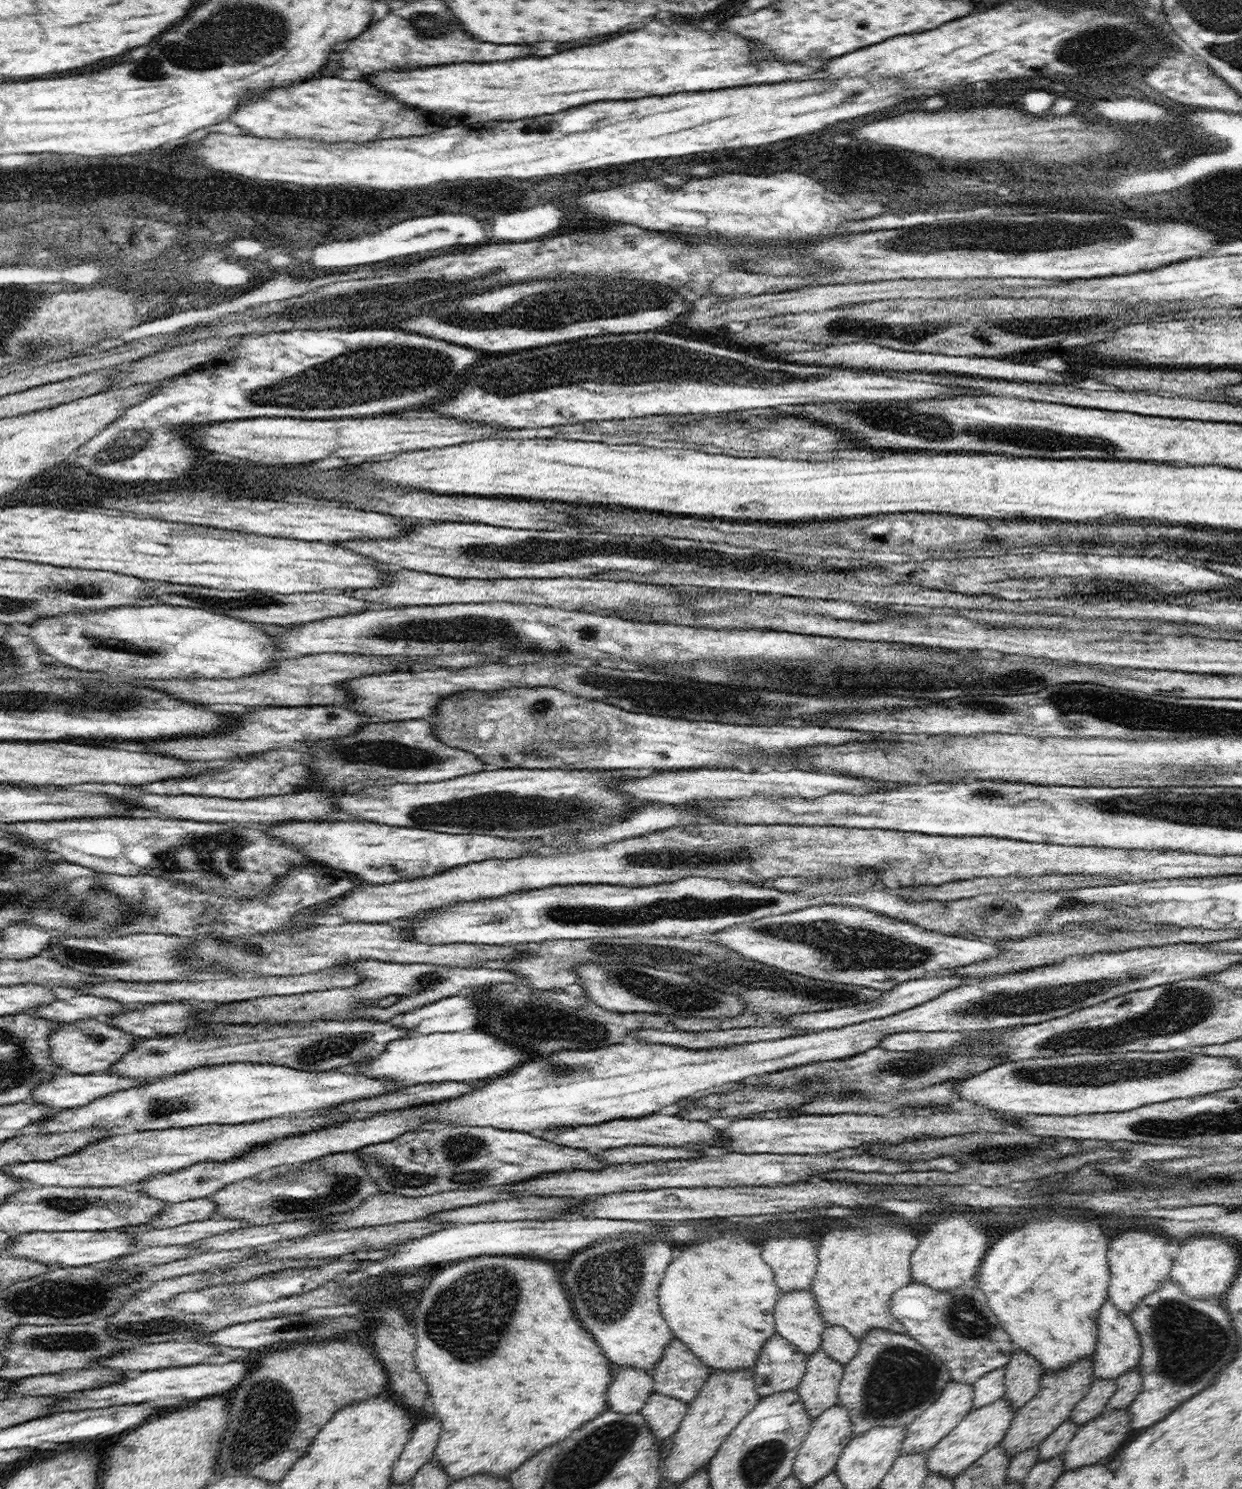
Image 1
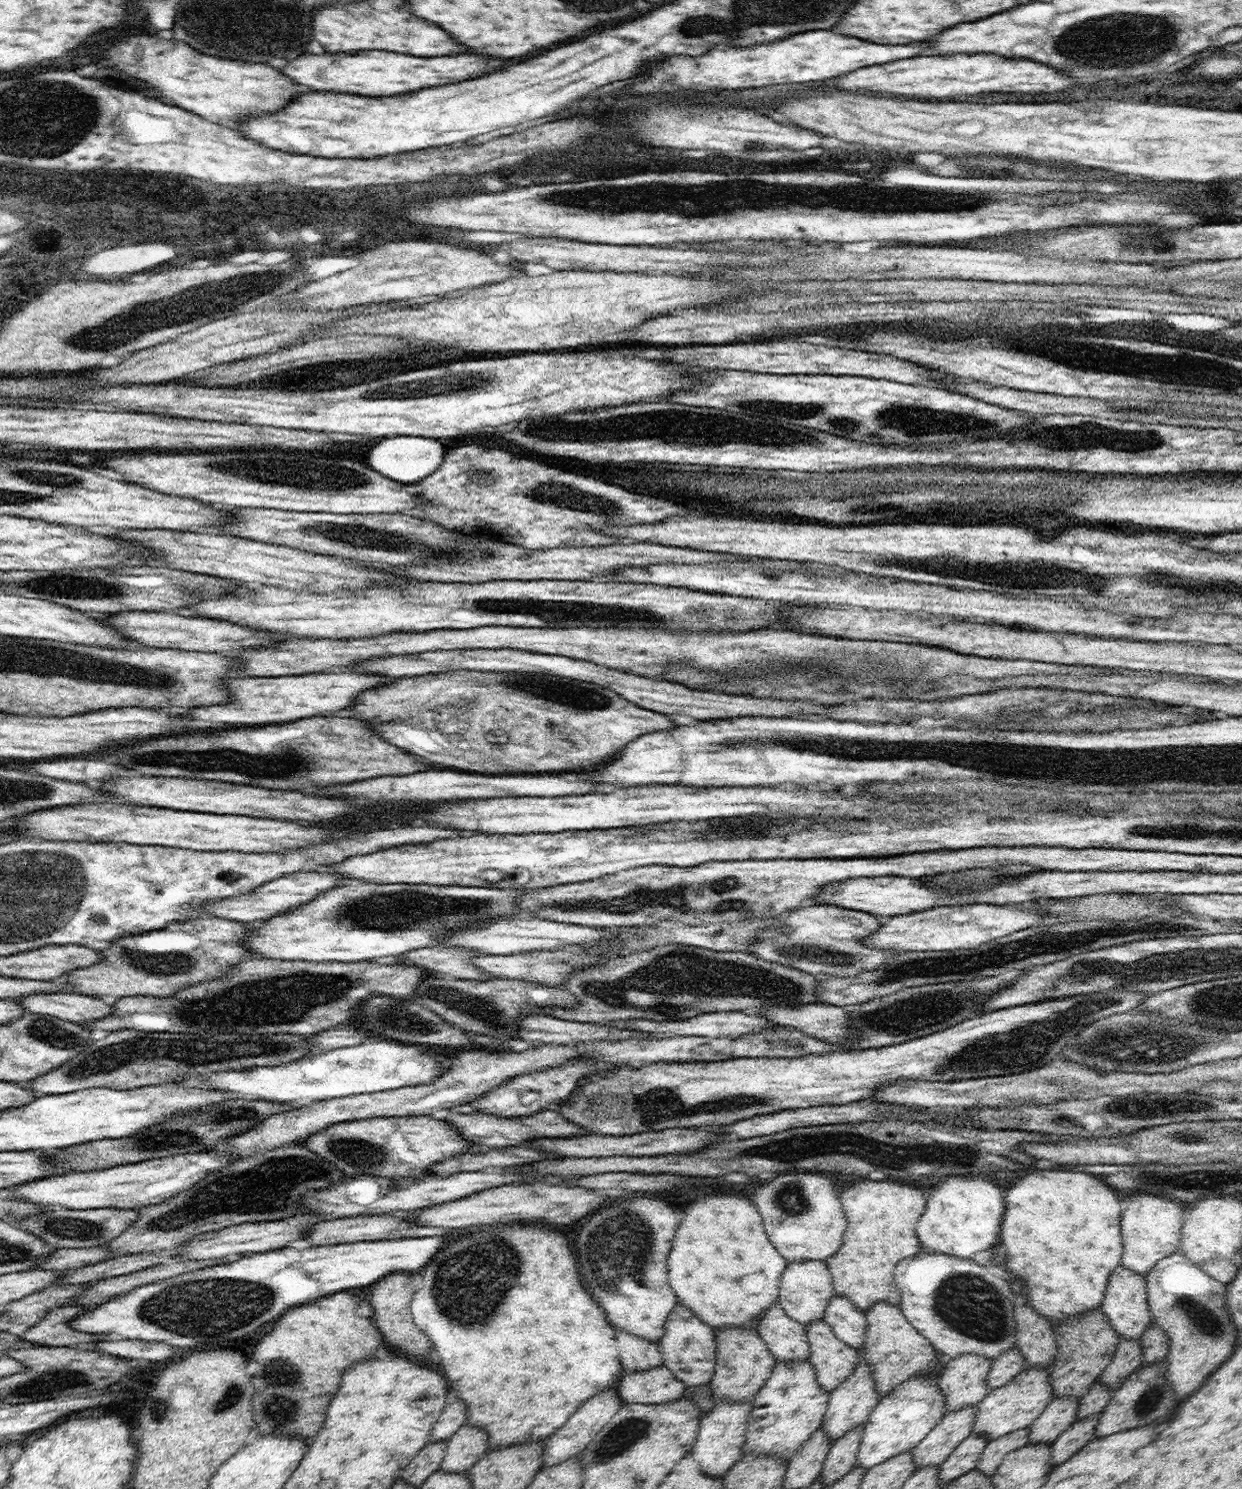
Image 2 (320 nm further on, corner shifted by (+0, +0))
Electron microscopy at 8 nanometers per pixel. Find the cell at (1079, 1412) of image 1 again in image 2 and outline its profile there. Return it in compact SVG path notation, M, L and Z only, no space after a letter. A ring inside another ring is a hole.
M1140 1339L1119 1340L1112 1362L1104 1369L1100 1382L1114 1392L1120 1385L1135 1372L1143 1361L1143 1346Z

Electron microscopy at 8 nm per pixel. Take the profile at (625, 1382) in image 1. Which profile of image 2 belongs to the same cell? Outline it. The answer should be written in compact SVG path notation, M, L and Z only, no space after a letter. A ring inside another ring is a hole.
M618 1329L616 1346L620 1350L619 1359L626 1372L648 1370L663 1364L658 1343L628 1334Z

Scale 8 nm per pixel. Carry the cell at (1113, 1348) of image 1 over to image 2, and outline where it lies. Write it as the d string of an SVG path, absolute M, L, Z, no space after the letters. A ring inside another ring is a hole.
M1120 1265L1109 1276L1109 1283L1101 1302L1101 1309L1108 1318L1114 1331L1120 1338L1139 1339L1153 1321L1153 1316L1148 1304L1145 1275L1130 1271L1129 1268Z

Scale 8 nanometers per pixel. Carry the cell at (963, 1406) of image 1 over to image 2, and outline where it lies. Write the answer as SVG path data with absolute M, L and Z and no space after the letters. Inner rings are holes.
M974 1354L944 1361L938 1386L945 1396L945 1414L975 1405L988 1394L992 1363L989 1358Z

